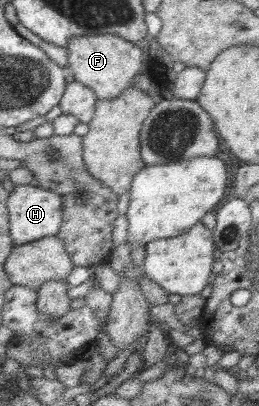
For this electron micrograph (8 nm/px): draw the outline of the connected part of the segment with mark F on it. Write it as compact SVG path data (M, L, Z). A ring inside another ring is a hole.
M115 34L80 35L69 39L66 48L67 66L73 71L75 81L90 87L101 100L116 98L145 69L143 48Z

